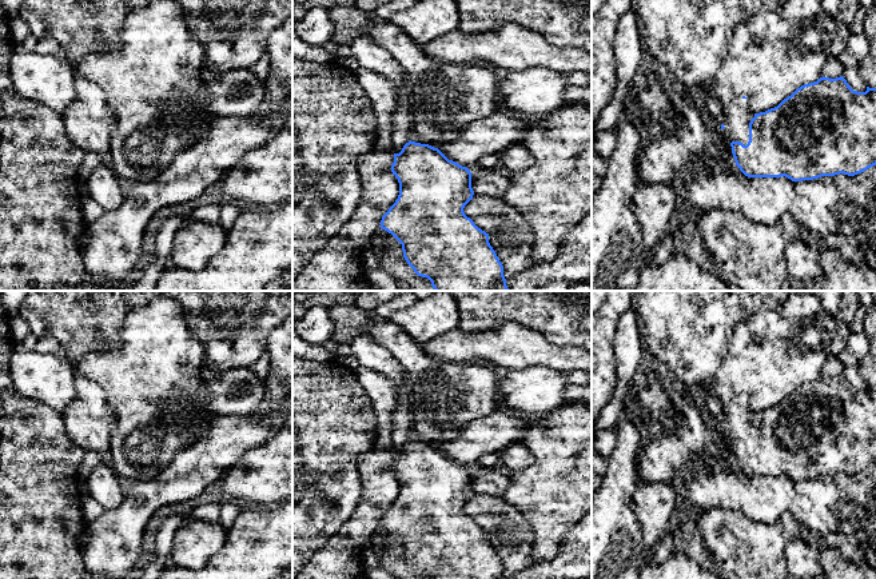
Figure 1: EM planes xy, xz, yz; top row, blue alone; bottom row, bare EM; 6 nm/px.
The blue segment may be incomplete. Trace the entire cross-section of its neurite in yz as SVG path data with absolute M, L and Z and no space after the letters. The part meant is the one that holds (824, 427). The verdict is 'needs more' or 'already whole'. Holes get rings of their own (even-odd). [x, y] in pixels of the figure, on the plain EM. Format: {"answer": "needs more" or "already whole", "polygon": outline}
{"answer": "needs more", "polygon": "M632 291L642 318L642 343L677 384L697 387L705 402L712 427L726 428L736 464L748 476L781 476L792 480L813 479L821 475L855 475L876 464L876 387L853 390L847 379L820 376L804 383L777 406L753 412L748 396L736 396L724 406L713 392L713 379L729 350L734 326L749 319L762 308L780 311L791 295L816 294L816 291Z"}

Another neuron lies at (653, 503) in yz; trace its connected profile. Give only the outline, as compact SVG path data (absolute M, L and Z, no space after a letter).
M642 483L638 486L632 510L641 526L642 540L653 551L673 523L678 492L669 483Z

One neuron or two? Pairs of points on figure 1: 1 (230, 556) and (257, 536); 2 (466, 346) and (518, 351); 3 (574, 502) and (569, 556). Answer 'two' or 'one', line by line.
1: one
2: one
3: two

